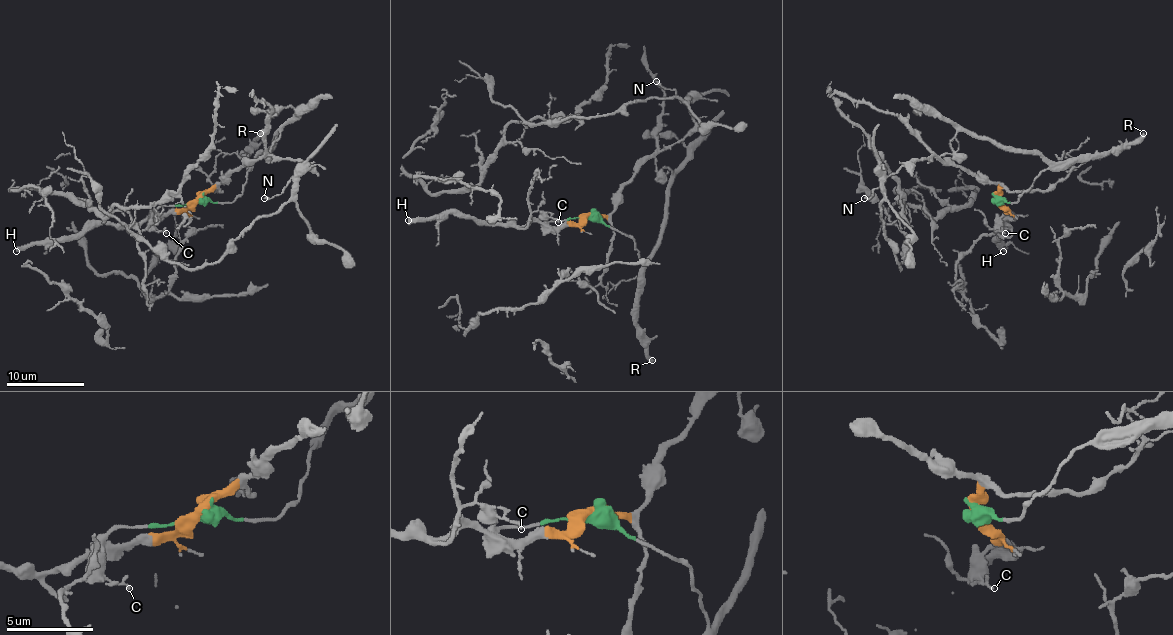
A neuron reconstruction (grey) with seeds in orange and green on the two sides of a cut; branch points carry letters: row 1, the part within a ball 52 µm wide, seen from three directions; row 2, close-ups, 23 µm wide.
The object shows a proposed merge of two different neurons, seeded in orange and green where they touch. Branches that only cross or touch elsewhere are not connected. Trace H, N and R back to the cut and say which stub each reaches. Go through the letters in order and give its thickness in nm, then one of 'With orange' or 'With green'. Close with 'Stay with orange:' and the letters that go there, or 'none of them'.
H: Thickness 480 nm. With orange
N: Thickness 200 nm. With orange
R: Thickness 400 nm. With green
Stay with orange: H, N

